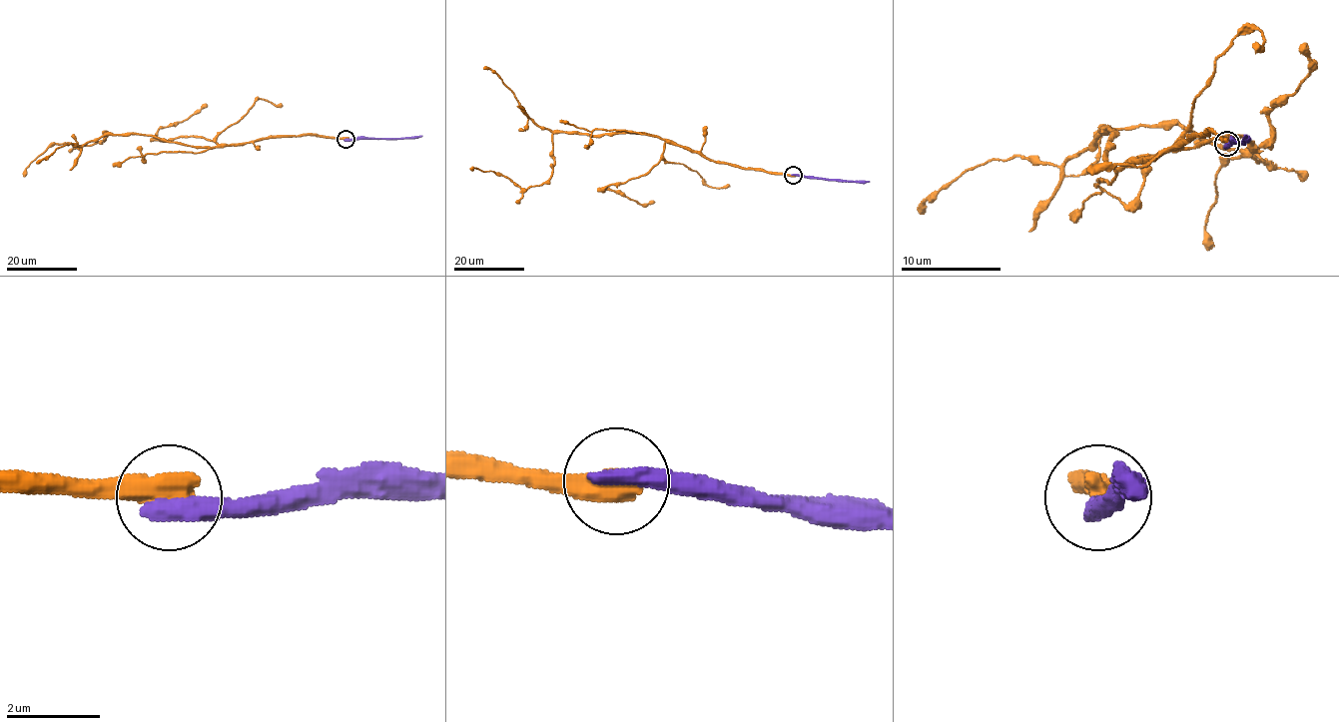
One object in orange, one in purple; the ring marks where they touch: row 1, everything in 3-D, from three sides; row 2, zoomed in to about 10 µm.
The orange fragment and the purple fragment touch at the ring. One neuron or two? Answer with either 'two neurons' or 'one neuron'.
two neurons

